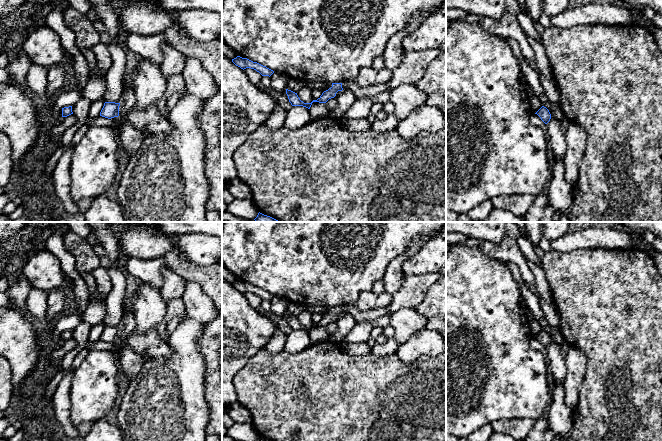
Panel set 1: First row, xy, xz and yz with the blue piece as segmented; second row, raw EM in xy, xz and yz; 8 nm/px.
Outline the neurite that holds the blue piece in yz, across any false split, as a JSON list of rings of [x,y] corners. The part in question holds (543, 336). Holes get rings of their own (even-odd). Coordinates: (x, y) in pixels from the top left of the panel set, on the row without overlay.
[[[542,330],[535,338],[537,338],[545,348],[551,343],[549,334],[544,330]]]

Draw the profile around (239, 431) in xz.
[[[235,423],[227,428],[227,436],[237,441],[257,441],[259,435],[251,423]]]

